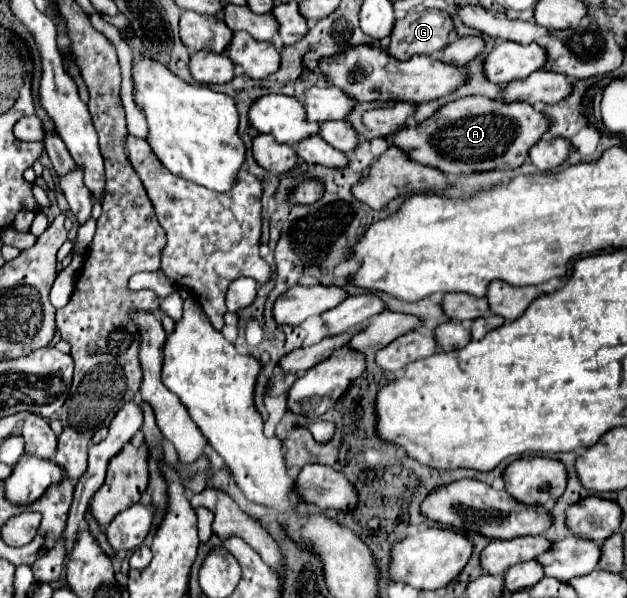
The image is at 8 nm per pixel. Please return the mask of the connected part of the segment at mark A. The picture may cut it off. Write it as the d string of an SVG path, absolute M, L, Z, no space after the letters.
M466 96L442 106L436 116L408 128L400 128L386 142L408 152L408 156L424 166L432 166L446 176L514 170L524 164L528 150L542 138L550 122L524 102L500 102L484 96Z

